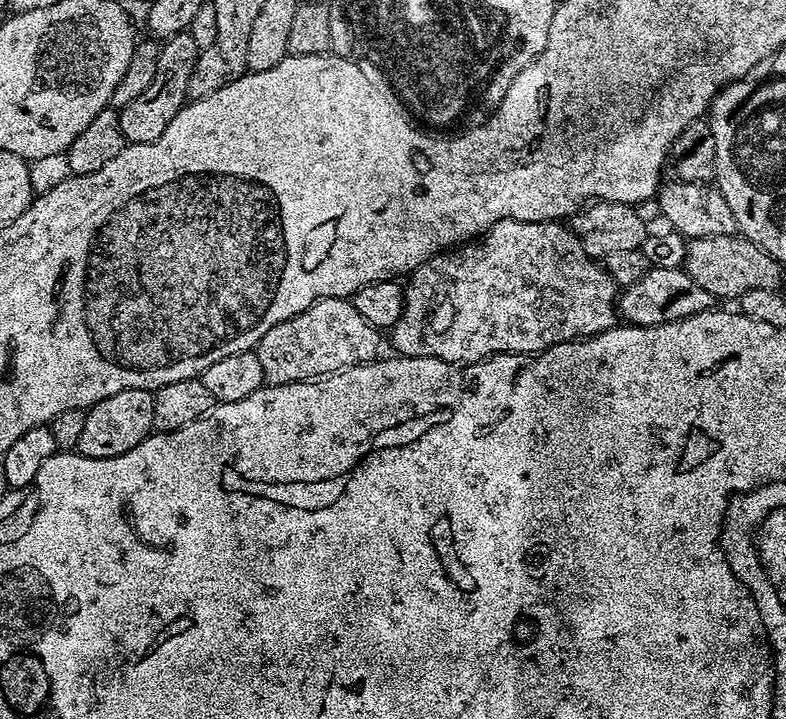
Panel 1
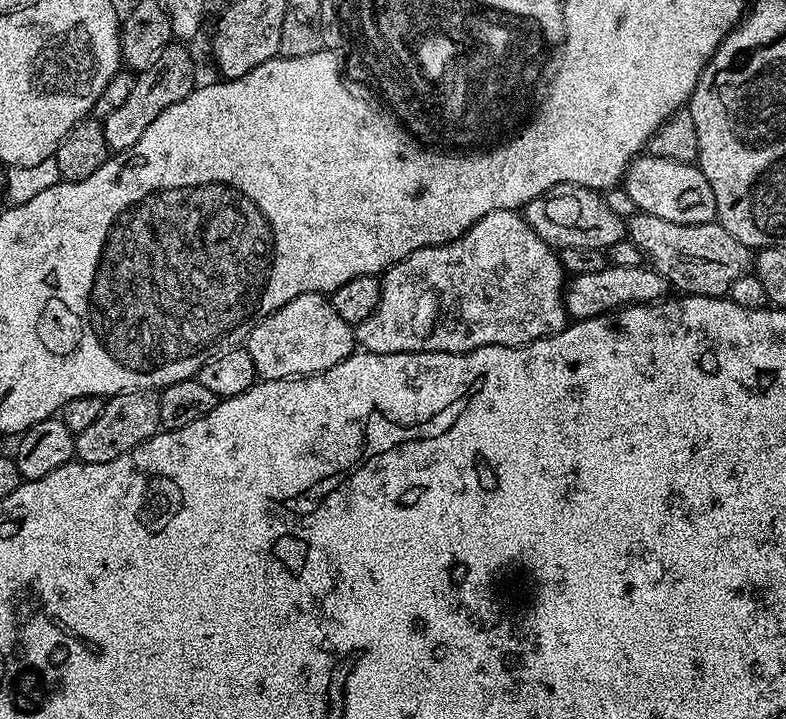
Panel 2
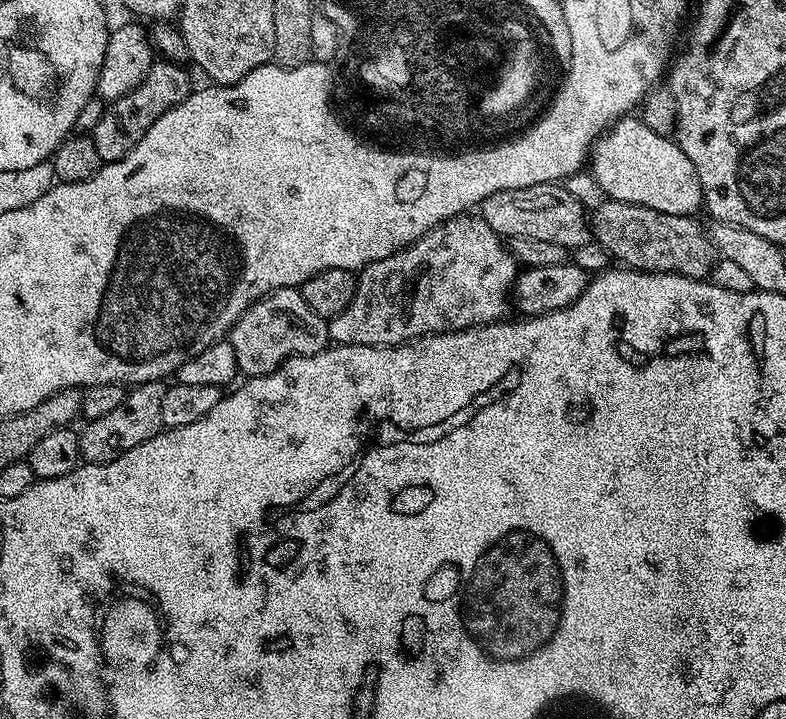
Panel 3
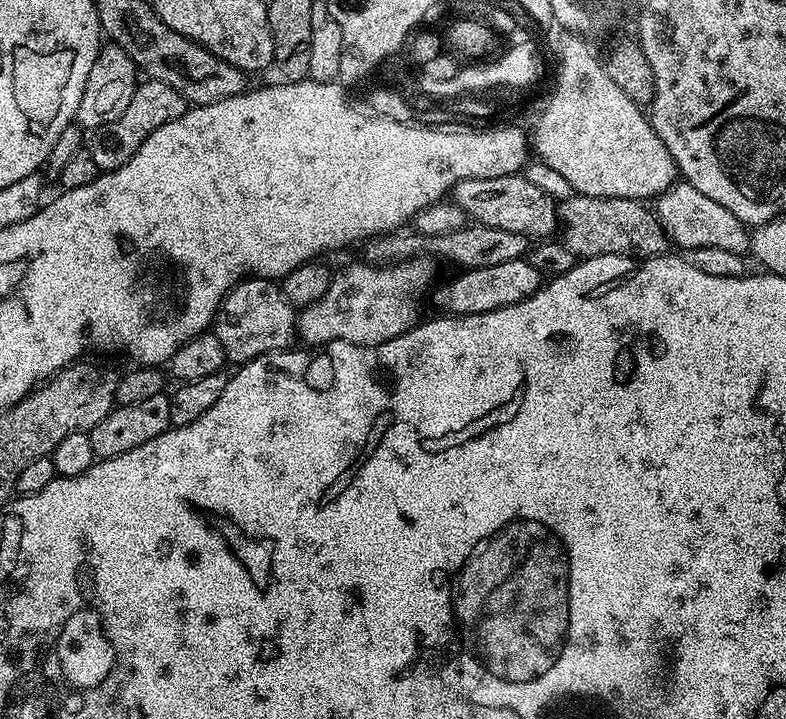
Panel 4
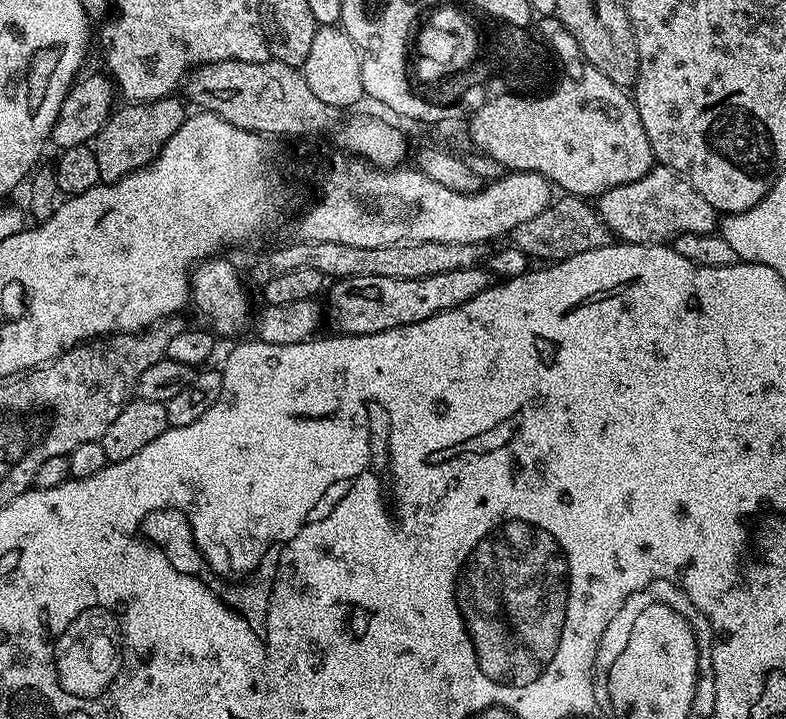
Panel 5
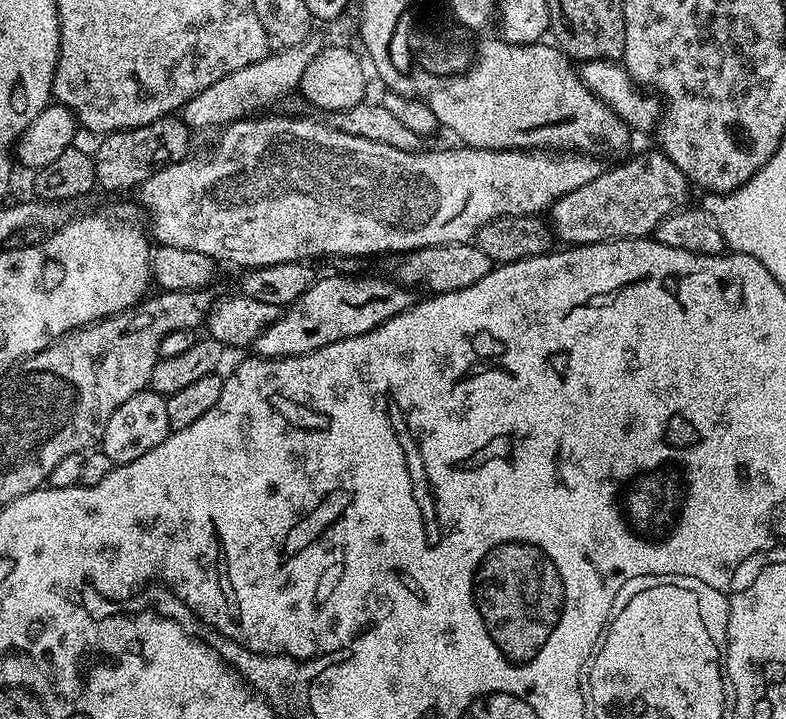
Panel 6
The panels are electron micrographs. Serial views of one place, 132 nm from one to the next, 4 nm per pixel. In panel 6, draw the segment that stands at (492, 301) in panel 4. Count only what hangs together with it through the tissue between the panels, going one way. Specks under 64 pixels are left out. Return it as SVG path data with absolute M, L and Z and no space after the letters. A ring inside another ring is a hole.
M356 274L335 275L321 275L302 298L283 309L279 318L258 334L255 355L277 360L283 356L310 354L322 350L322 346L366 334L382 322L402 314L414 303L413 289L405 288L395 279L370 280Z

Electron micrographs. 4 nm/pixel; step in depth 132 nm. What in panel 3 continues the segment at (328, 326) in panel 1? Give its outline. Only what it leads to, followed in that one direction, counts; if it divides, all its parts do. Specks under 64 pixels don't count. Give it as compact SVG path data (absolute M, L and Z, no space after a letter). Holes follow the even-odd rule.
M279 288L254 302L234 322L226 337L234 346L234 358L238 358L240 372L245 377L270 374L287 360L296 356L313 356L329 347L328 320L310 310L299 288Z

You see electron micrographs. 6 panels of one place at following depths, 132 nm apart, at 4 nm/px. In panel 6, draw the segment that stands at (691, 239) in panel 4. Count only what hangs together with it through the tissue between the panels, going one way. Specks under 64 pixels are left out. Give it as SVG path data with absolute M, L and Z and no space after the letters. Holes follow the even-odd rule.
M659 150L644 152L617 168L601 171L594 182L570 190L550 209L550 227L564 246L605 244L607 240L635 240L655 233L658 222L689 203L688 180Z

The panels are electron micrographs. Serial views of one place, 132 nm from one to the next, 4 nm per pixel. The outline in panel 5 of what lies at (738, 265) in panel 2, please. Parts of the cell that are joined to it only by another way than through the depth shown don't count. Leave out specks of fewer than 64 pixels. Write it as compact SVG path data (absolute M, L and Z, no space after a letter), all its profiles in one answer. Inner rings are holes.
M564 194L553 199L548 208L538 214L538 218L517 228L514 239L515 247L527 252L529 257L536 258L553 252L553 257L563 258L582 254L586 250L594 250L609 243L610 231L600 213L587 199Z

